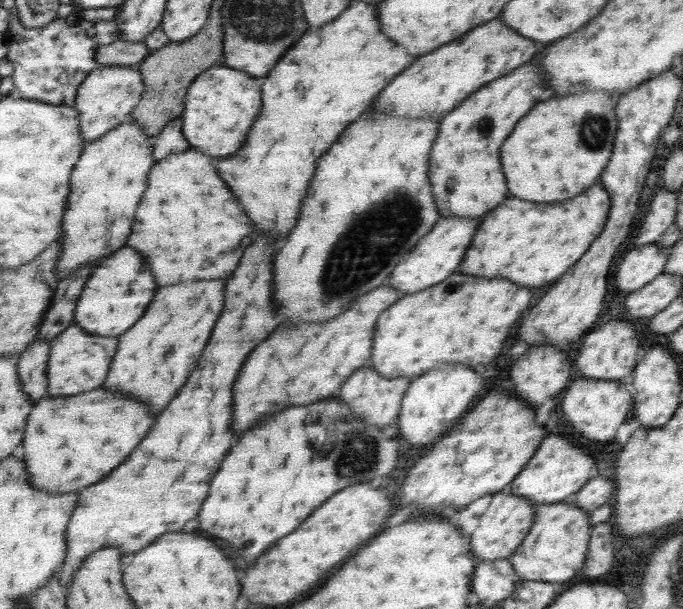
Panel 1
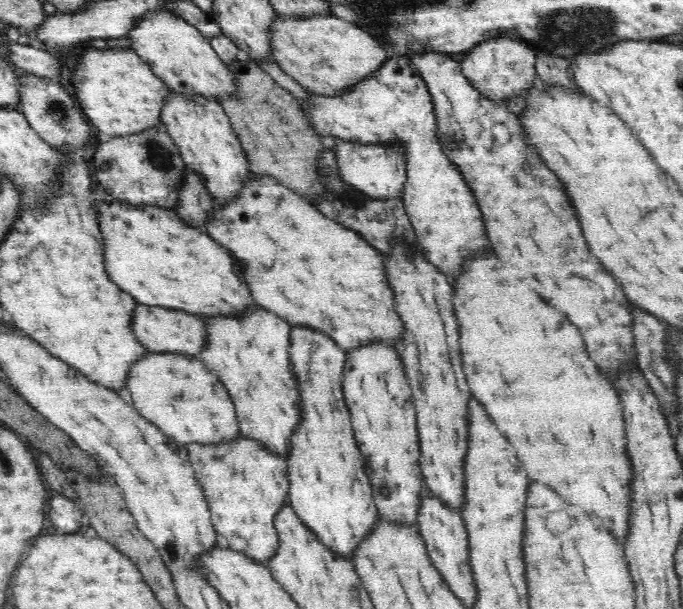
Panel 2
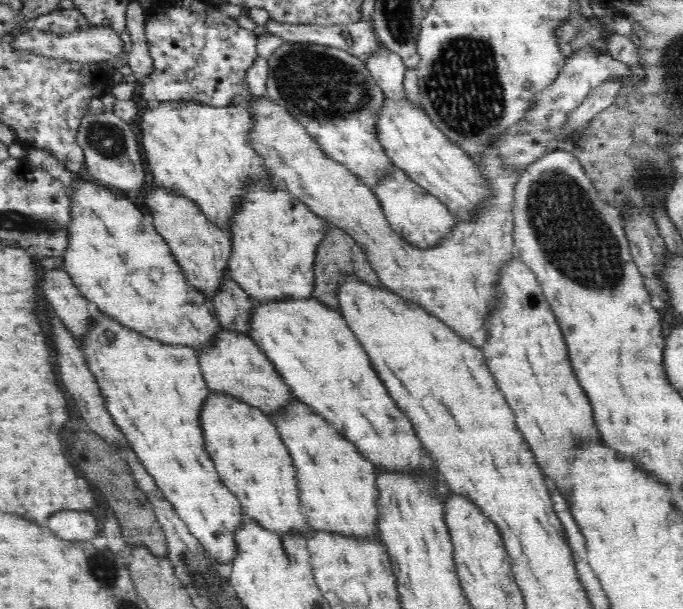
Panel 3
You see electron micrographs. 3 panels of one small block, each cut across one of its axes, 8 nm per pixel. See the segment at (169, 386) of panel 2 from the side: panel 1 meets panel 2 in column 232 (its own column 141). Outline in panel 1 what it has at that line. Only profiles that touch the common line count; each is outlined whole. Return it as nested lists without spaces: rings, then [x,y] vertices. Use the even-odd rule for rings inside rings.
[[[105,385],[78,396],[48,396],[36,404],[29,416],[27,435],[21,447],[31,482],[38,490],[60,494],[61,492],[81,492],[83,489],[102,482],[130,458],[147,434],[157,424],[153,406],[132,398],[127,392],[111,390]]]

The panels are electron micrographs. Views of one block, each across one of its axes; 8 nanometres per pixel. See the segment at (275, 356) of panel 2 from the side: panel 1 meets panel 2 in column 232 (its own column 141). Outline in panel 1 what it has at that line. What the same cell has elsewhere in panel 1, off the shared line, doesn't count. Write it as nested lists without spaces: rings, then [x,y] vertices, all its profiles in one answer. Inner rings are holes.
[[[204,280],[196,284],[180,284],[172,288],[162,288],[152,308],[148,308],[144,320],[140,320],[140,324],[136,324],[132,332],[126,332],[124,336],[120,336],[120,352],[114,360],[114,370],[109,372],[105,387],[138,396],[139,400],[151,404],[156,412],[166,410],[170,402],[180,394],[184,384],[190,380],[192,372],[198,368],[198,362],[204,356],[204,350],[214,334],[218,318],[222,316],[224,304],[226,304],[226,280],[214,280],[214,282]]]

